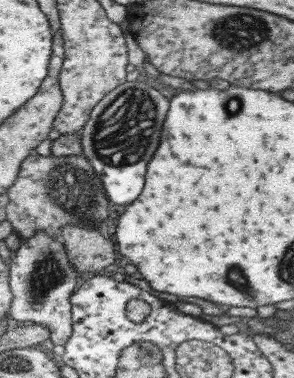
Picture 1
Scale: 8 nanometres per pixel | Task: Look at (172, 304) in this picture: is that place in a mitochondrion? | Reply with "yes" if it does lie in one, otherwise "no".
no

